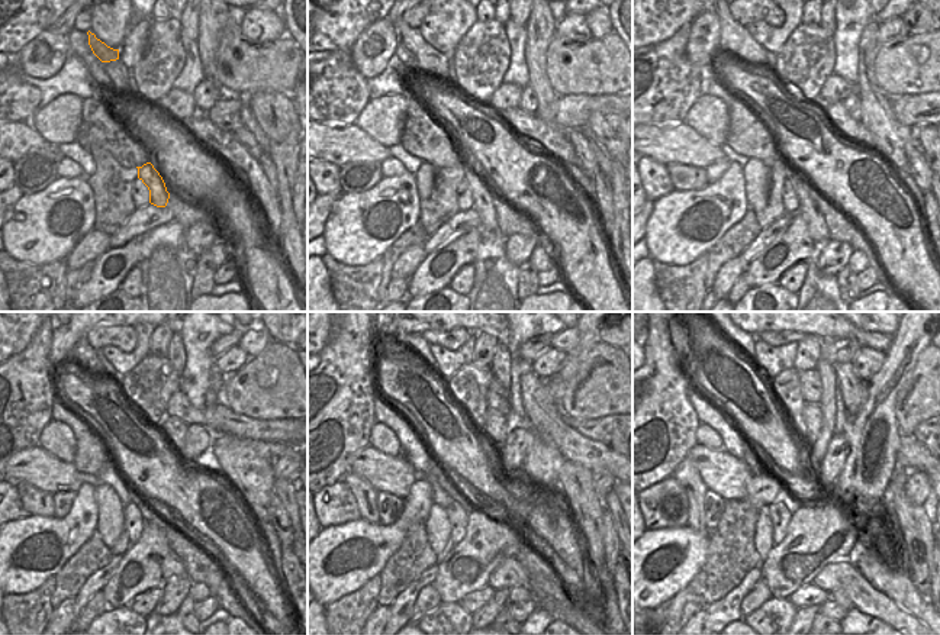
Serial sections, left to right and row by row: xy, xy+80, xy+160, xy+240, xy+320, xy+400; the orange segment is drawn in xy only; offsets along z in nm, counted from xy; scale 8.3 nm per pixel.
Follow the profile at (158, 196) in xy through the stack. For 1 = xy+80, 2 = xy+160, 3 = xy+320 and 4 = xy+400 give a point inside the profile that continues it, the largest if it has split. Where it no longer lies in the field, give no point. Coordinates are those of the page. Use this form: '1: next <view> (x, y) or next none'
1: next xy+80 (483, 197)
2: next xy+160 (807, 194)
3: next xy+320 (509, 574)
4: next xy+400 (839, 576)

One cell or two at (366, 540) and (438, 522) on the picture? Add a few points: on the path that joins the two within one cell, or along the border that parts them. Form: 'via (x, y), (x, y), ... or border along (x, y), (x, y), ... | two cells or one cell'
border along (433, 502), (428, 518), (424, 522) | two cells

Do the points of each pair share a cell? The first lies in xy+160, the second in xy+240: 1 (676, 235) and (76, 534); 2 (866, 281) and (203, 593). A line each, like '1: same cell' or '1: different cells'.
1: same cell
2: different cells

